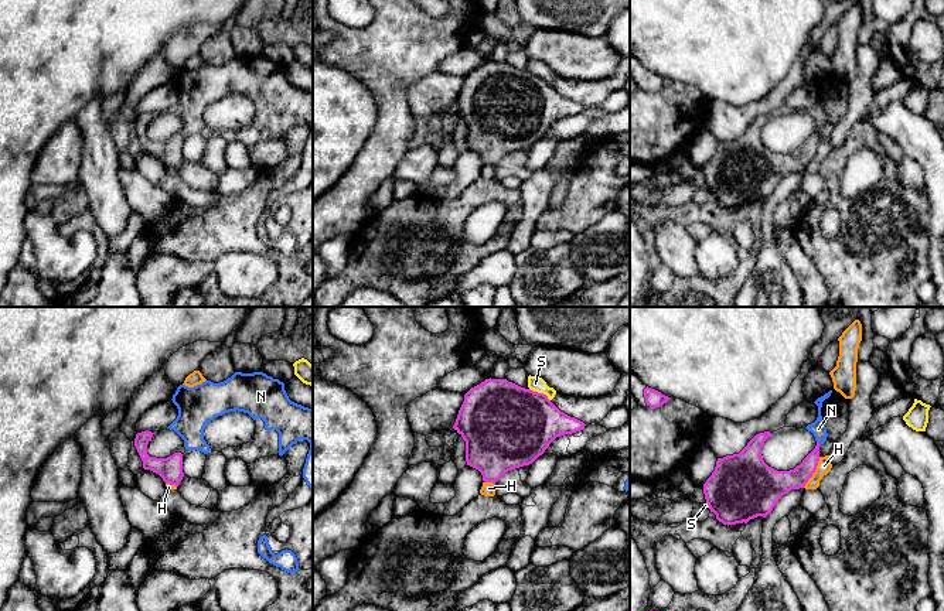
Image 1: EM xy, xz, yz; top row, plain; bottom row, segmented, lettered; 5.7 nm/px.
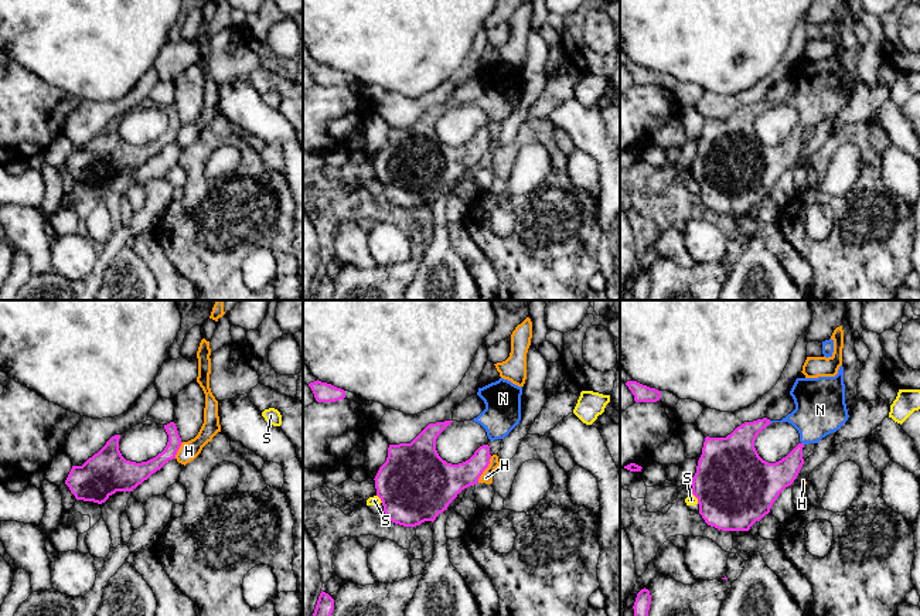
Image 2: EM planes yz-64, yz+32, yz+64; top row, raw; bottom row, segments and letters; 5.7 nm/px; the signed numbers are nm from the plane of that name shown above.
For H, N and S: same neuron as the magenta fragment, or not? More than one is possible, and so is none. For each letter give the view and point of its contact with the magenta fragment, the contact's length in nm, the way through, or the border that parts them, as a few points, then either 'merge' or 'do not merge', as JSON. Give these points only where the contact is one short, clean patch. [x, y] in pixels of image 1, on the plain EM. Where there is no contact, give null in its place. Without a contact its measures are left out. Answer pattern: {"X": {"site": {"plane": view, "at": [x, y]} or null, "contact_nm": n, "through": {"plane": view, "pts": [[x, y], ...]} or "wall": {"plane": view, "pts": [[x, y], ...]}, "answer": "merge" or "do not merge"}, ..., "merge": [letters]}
{"H": {"site": {"plane": "yz", "at": [814, 154]}, "contact_nm": 200, "wall": {"plane": "yz", "pts": [[820, 140], [815, 154], [803, 170]]}, "answer": "do not merge"}, "N": {"site": {"plane": "yz", "at": [817, 126]}, "contact_nm": 30, "answer": "merge"}, "S": {"site": {"plane": "xz", "at": [541, 77]}, "contact_nm": 140, "answer": "do not merge"}, "merge": ["N"]}

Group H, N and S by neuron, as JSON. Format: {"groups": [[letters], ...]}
{"groups": [["H"], ["N"], ["S"]]}

